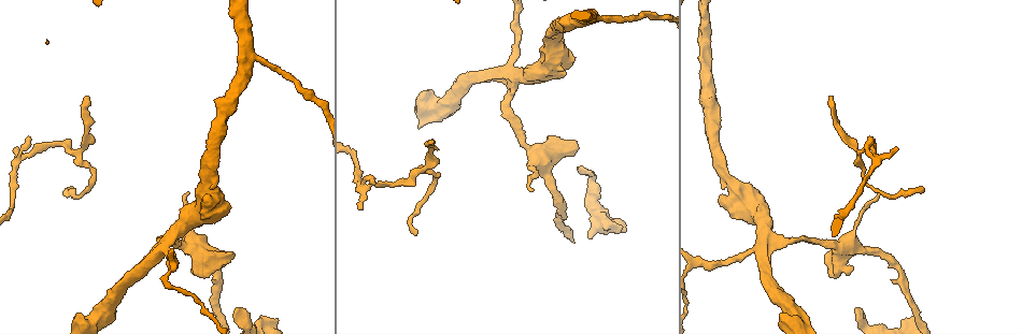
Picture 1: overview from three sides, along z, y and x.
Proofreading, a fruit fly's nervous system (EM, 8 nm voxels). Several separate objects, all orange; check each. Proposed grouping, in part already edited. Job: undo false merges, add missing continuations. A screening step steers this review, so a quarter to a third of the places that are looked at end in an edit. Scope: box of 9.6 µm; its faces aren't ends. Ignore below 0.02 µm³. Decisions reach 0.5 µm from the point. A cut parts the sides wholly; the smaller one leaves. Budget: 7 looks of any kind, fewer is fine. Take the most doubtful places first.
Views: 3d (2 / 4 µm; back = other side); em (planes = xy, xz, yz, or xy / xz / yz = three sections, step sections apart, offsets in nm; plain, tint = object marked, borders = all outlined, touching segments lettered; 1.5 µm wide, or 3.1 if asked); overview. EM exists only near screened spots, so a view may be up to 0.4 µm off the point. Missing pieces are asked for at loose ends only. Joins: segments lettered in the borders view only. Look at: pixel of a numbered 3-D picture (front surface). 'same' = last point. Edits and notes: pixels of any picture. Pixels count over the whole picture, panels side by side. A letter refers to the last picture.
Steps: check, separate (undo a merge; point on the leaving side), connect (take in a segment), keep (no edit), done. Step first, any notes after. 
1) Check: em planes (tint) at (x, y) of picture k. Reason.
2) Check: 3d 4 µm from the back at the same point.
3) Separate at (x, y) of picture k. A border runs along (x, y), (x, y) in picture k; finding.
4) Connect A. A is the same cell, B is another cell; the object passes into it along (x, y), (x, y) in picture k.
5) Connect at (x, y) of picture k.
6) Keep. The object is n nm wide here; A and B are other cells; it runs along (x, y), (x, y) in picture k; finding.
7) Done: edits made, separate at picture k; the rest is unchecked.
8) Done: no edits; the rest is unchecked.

Check: em planes (borders) at (854, 308) of picture 1. Branch stops here.

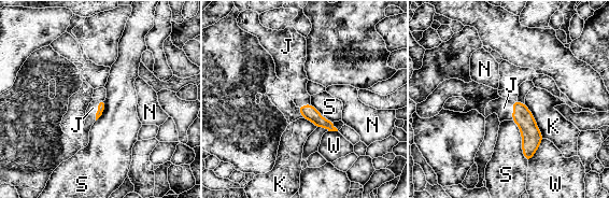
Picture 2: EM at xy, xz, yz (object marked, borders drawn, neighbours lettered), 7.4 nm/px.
Connect J. J is the same cell, K, N, S and W are other cells; it goes on there.

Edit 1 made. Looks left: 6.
Check: 3d 4 µm at (30, 137) of picture 1. Tapers out.

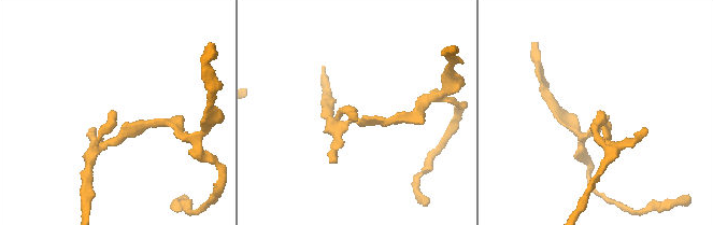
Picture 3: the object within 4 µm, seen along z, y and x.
Check: em xy step 4 (tint) at (598, 111) of picture 3.

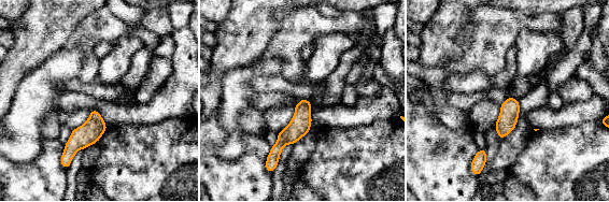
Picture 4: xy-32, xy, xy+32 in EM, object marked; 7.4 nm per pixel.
Check: em planes (borders) at the same point.

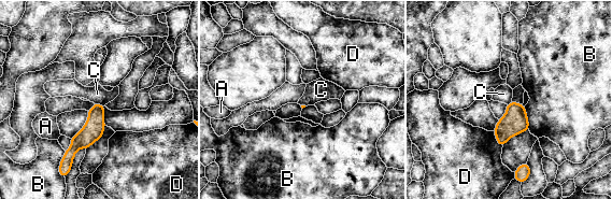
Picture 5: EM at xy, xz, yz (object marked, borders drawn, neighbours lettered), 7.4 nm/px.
Keep. A, B, C and D are other cells; no lettered segment goes on from it.

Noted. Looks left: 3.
Done: edits made, connect at picture 2; the rest is unchecked.

